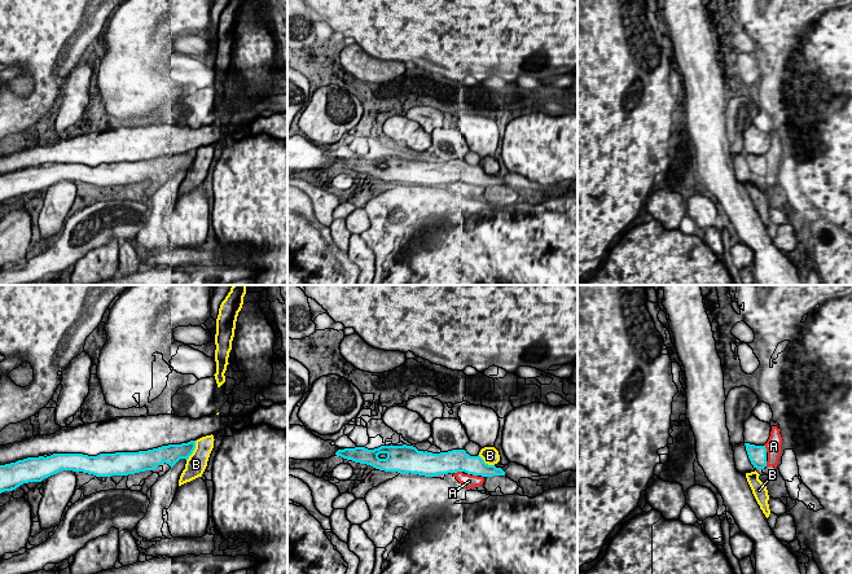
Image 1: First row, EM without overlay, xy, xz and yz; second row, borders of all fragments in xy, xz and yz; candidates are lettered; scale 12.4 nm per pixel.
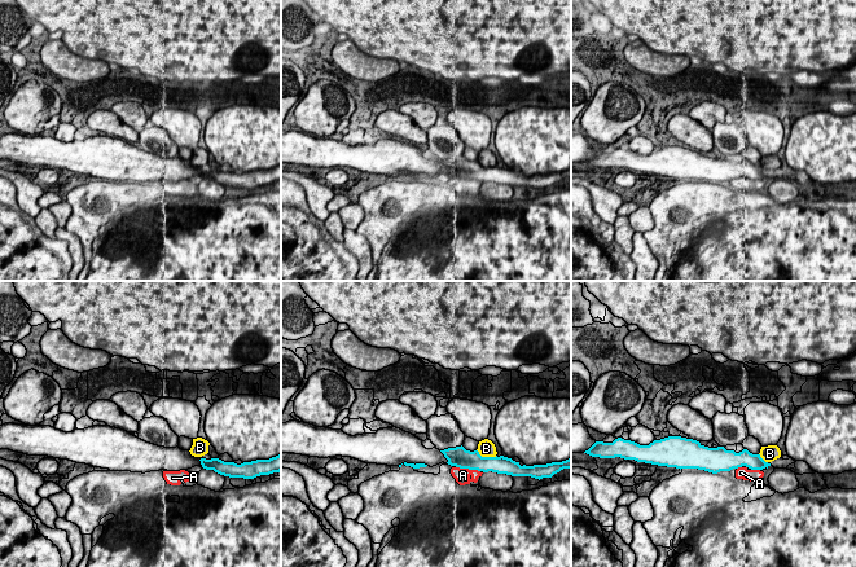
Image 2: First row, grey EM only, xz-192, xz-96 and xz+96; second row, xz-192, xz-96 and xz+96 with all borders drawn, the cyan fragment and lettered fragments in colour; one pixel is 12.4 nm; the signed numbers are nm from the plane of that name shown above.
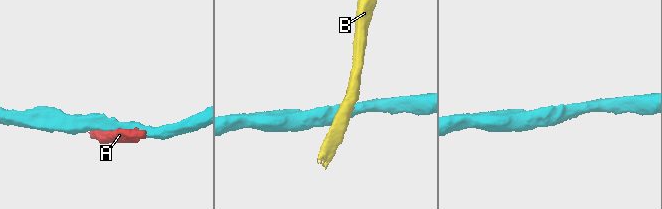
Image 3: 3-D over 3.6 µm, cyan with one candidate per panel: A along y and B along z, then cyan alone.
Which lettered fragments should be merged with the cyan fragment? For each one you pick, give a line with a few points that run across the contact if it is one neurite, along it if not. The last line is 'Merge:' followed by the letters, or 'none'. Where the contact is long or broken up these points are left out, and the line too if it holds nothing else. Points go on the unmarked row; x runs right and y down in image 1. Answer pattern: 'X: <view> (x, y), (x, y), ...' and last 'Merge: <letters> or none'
Merge: none

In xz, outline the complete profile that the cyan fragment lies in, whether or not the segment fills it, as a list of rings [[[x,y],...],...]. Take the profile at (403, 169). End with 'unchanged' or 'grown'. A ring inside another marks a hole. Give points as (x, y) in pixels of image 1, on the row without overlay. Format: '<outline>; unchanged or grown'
[[[381,155],[374,159],[365,157],[344,158],[335,162],[355,172],[366,174],[385,181],[410,183],[425,187],[465,181],[473,185],[505,185],[501,178],[488,175],[478,166],[470,166],[465,159],[432,163],[418,161],[413,155]]]; unchanged

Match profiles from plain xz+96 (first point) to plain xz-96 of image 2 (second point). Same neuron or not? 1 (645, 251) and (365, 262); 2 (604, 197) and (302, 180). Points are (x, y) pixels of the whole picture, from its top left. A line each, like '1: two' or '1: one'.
1: one
2: one

